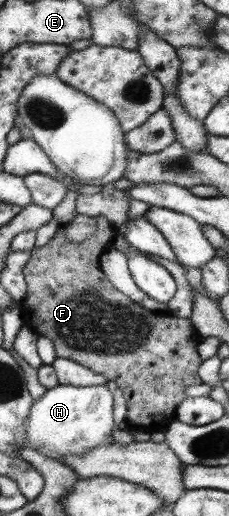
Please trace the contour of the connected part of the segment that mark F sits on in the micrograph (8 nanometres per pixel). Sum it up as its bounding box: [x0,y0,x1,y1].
[20,216,201,432]

